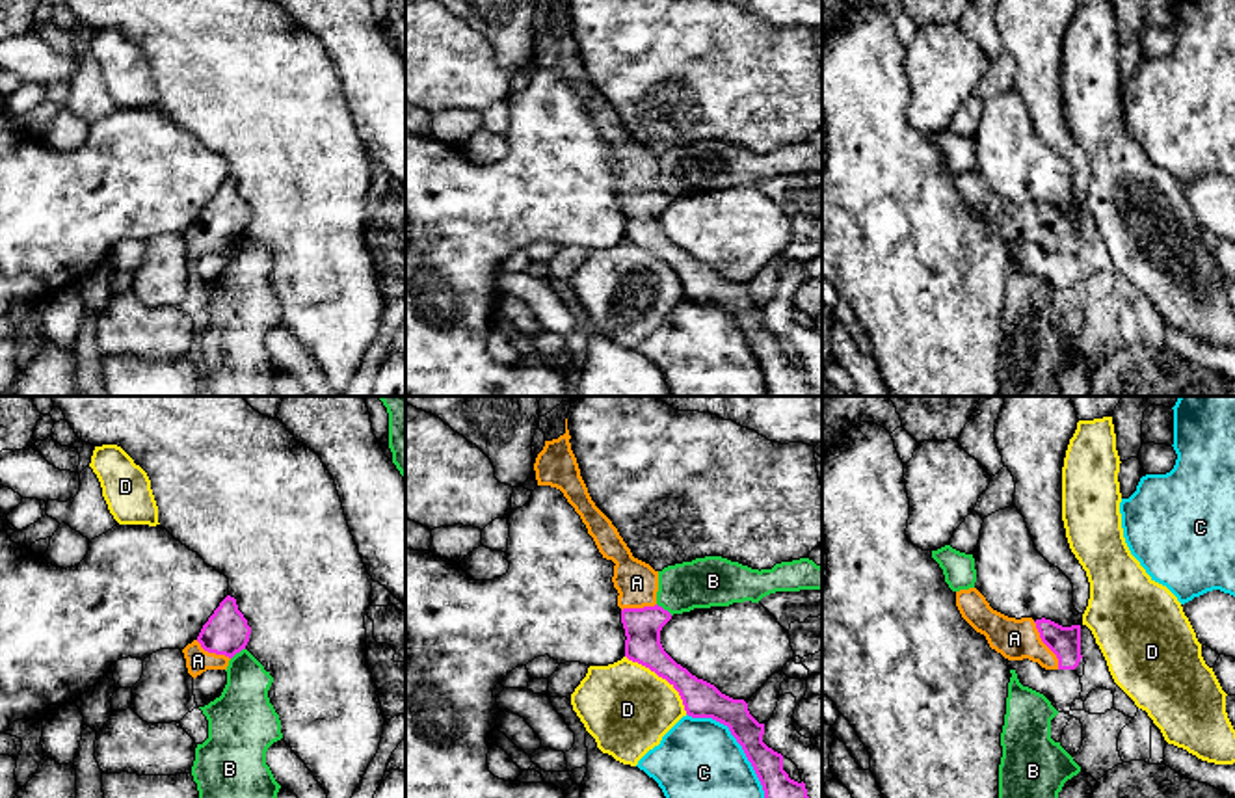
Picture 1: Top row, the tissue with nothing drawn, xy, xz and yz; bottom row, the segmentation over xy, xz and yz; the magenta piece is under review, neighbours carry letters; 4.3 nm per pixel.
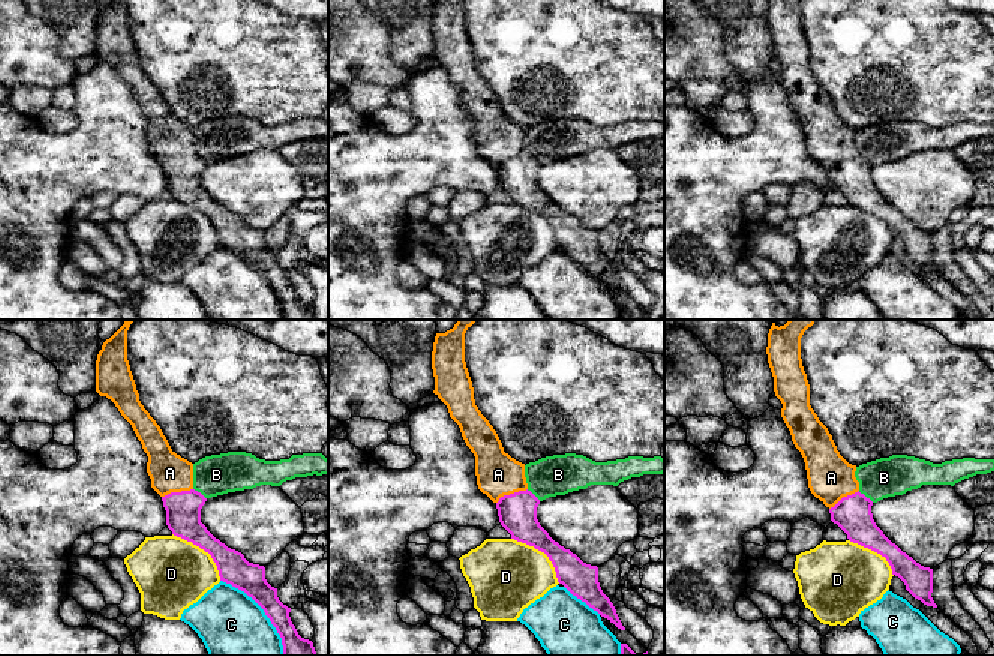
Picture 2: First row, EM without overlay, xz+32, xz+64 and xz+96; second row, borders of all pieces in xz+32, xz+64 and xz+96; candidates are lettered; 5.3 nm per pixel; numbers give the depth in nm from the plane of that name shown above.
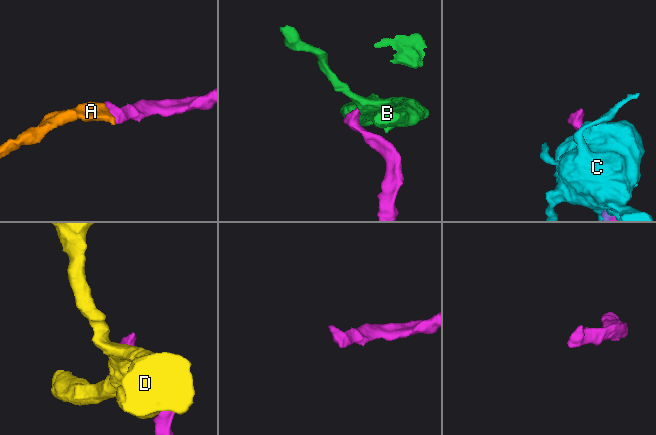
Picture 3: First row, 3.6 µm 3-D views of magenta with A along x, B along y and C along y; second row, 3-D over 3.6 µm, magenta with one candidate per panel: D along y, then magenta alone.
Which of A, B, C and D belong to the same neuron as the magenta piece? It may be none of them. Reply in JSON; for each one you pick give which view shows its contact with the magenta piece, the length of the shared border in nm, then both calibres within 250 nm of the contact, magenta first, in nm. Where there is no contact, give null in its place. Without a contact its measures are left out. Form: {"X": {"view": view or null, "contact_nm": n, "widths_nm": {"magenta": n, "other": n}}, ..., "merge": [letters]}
{"A": {"view": "yz", "contact_nm": 240, "widths_nm": {"magenta": 140, "other": 180}}, "merge": ["A"]}

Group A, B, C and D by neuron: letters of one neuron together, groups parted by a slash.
A / B / C / D

